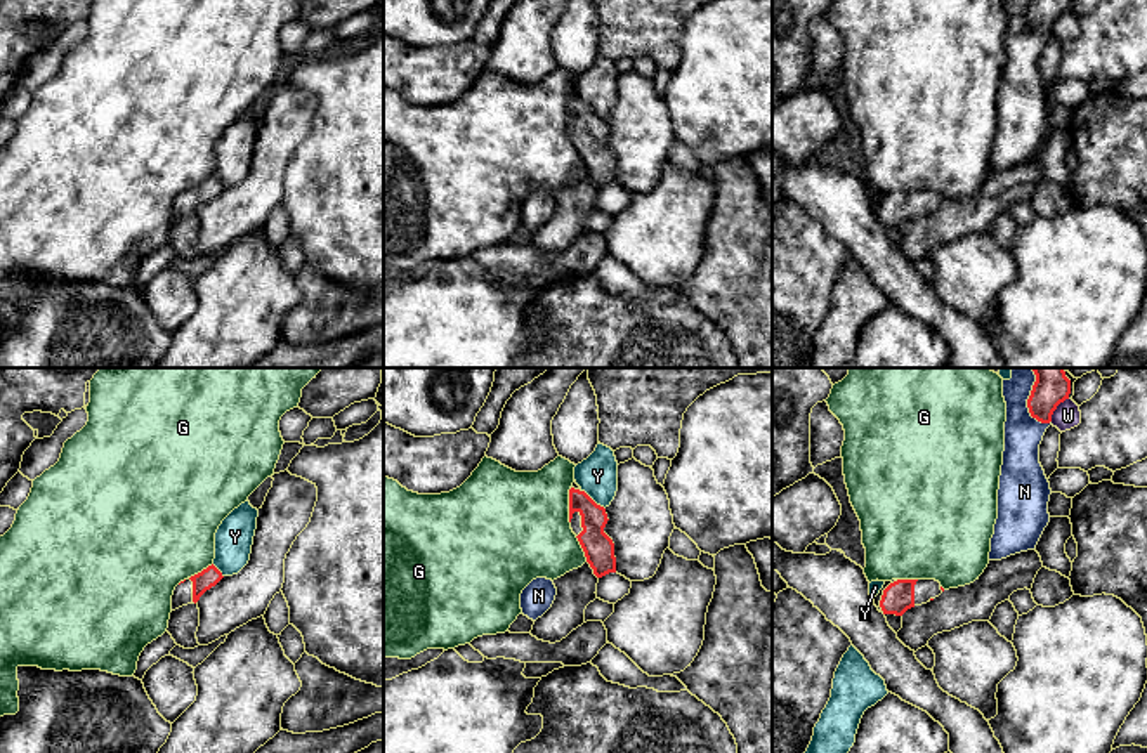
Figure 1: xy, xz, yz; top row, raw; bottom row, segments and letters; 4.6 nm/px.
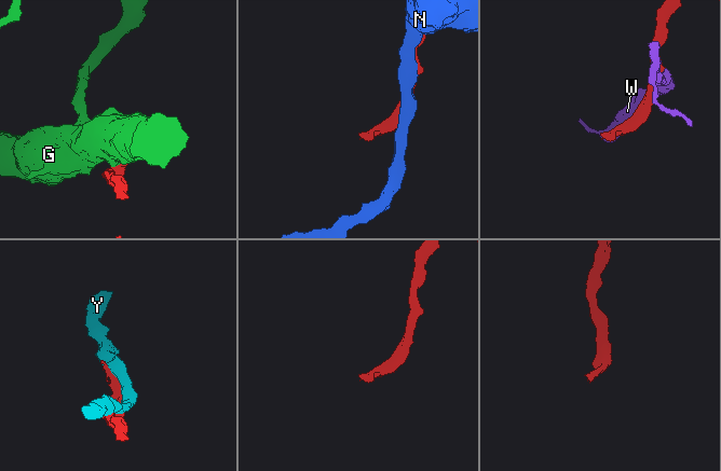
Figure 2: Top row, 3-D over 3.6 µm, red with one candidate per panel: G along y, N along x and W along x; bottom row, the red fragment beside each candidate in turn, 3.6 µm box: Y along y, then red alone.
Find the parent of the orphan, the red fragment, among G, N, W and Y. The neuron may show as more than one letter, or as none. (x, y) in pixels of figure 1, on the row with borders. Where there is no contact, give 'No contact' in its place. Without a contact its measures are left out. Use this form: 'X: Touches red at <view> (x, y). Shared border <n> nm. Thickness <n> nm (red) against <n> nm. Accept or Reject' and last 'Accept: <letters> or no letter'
G: Touches red at xz (570, 505). Shared border 170 nm. Thickness 140 nm (red) against 460 nm. Reject
N: Touches red at yz (1028, 401). Shared border 280 nm. Thickness 160 nm (red) against 180 nm. Reject
W: Touches red at yz (1055, 408). Shared border 140 nm. Thickness 160 nm (red) against 120 nm. Reject
Y: Touches red at xz (592, 500). Shared border 140 nm. Thickness 140 nm (red) against 190 nm. Reject
Accept: no letter

